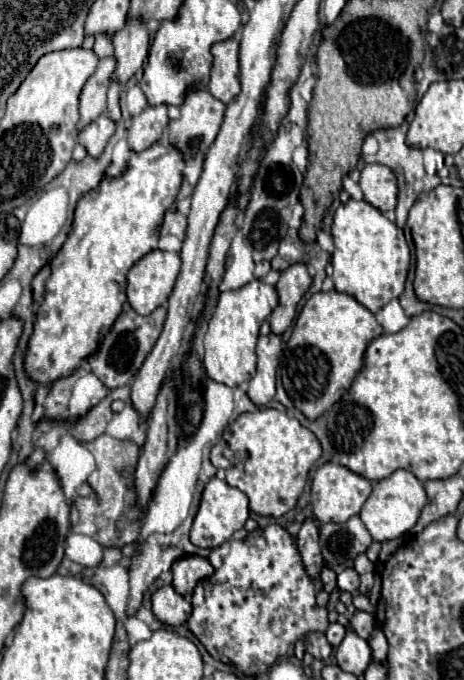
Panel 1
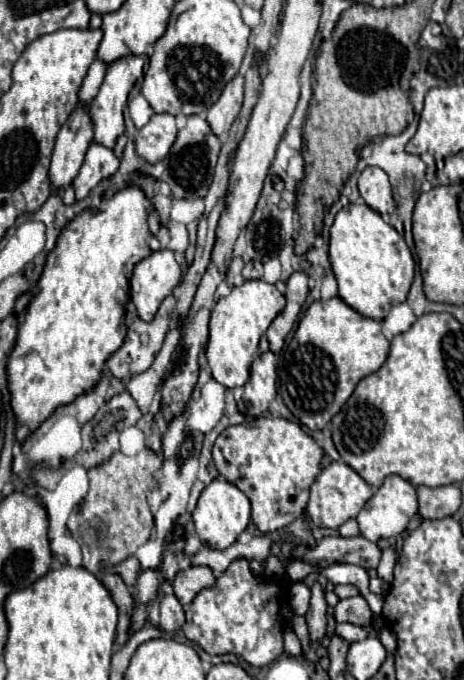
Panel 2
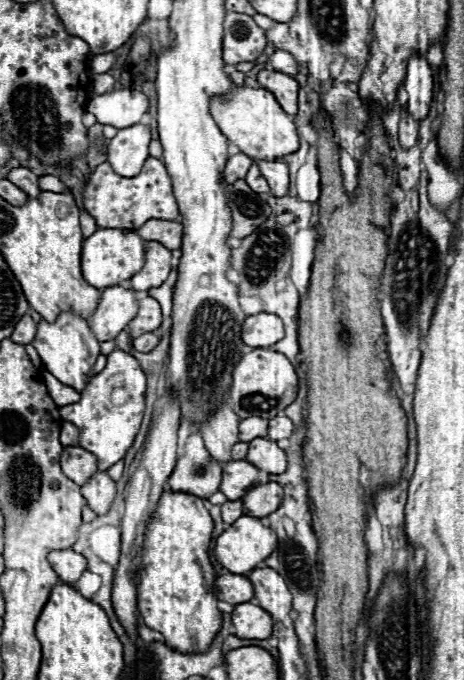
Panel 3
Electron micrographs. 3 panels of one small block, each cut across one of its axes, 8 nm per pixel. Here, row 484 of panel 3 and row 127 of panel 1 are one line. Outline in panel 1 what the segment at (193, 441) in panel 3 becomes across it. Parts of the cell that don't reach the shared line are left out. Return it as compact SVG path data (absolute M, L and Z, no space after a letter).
M192 90L186 94L184 104L180 106L180 118L170 120L168 140L176 142L184 156L196 156L198 152L206 152L224 118L226 106L216 100L206 90Z

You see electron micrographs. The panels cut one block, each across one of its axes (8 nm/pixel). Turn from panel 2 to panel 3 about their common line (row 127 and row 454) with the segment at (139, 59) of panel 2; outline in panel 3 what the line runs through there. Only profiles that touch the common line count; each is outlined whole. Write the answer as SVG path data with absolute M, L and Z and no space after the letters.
M114 350L108 354L106 368L92 378L88 388L82 392L82 398L76 404L60 408L62 420L80 428L80 446L88 448L88 452L98 458L98 470L108 470L112 464L122 460L132 446L144 414L144 392L146 376L138 360L132 354Z

